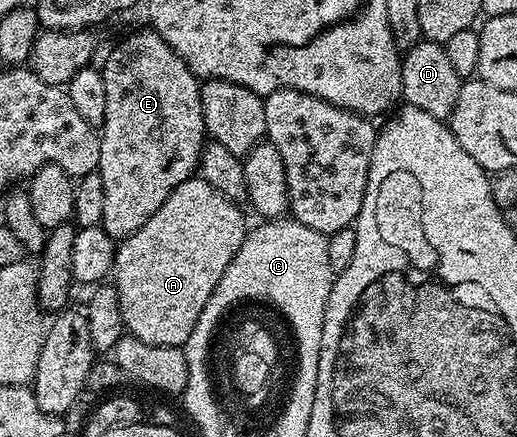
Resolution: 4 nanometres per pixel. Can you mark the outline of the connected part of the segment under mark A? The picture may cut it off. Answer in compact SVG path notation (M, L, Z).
M191 178L172 190L164 206L160 206L160 210L140 226L140 230L117 245L112 283L118 290L120 314L129 335L152 346L182 348L185 345L188 334L192 334L192 330L196 330L196 322L200 322L200 310L204 310L208 298L212 298L212 290L216 290L220 278L224 278L228 262L236 258L236 250L240 250L246 237L248 223L238 208L241 207L235 201L212 190L208 182Z

